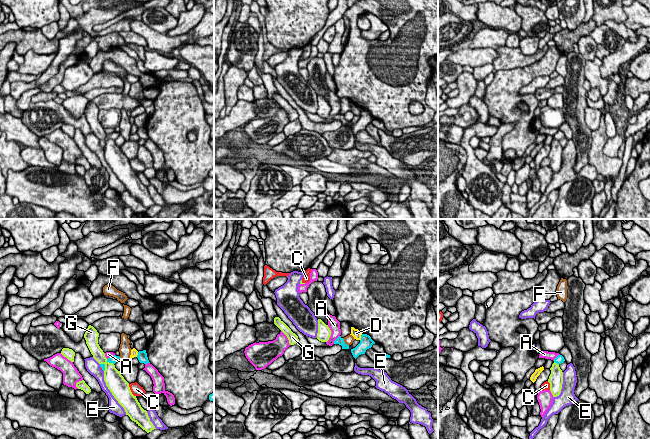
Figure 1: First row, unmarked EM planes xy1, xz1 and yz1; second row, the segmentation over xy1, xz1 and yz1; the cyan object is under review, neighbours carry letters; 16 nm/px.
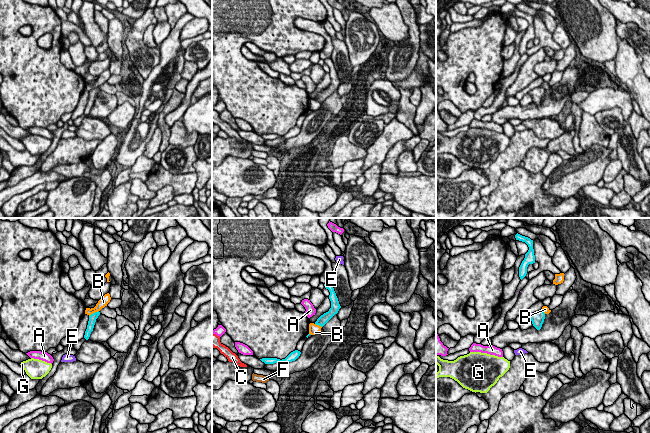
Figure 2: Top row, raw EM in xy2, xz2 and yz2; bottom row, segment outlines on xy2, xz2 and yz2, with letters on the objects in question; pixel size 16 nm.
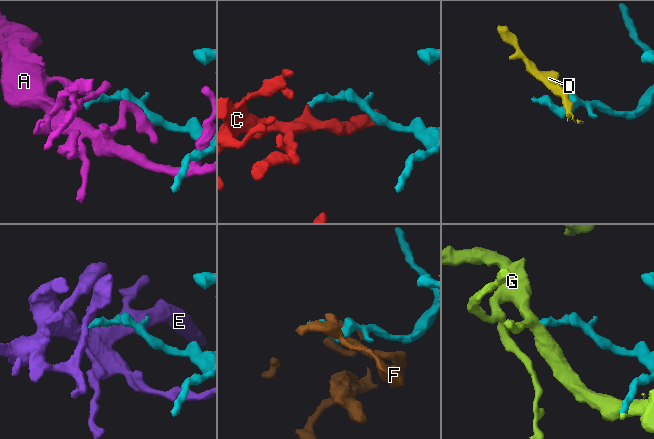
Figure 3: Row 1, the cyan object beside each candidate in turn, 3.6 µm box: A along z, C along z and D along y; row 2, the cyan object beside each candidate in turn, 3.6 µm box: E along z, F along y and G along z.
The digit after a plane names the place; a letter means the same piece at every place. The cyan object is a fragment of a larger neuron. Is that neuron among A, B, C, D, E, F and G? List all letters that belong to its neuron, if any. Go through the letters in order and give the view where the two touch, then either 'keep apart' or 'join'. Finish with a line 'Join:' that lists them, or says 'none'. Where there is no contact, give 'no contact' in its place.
A: xz1 | keep apart
B: xy2 | keep apart
C: xy1 | join
D: xz1 | keep apart
E: xy1 | keep apart
F: xz1 | keep apart
G: xy1 | keep apart
Join: C

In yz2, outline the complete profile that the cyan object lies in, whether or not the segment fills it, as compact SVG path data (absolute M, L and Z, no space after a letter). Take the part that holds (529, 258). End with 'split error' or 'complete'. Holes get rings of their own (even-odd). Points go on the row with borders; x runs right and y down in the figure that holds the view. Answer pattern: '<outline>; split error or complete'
M518 233L515 235L515 238L516 238L516 240L525 242L529 247L529 250L525 254L525 258L524 258L524 260L522 261L522 263L521 263L521 265L519 267L519 277L522 280L527 274L528 265L535 263L533 240L531 240L528 237L522 236L522 235L518 234Z; complete

